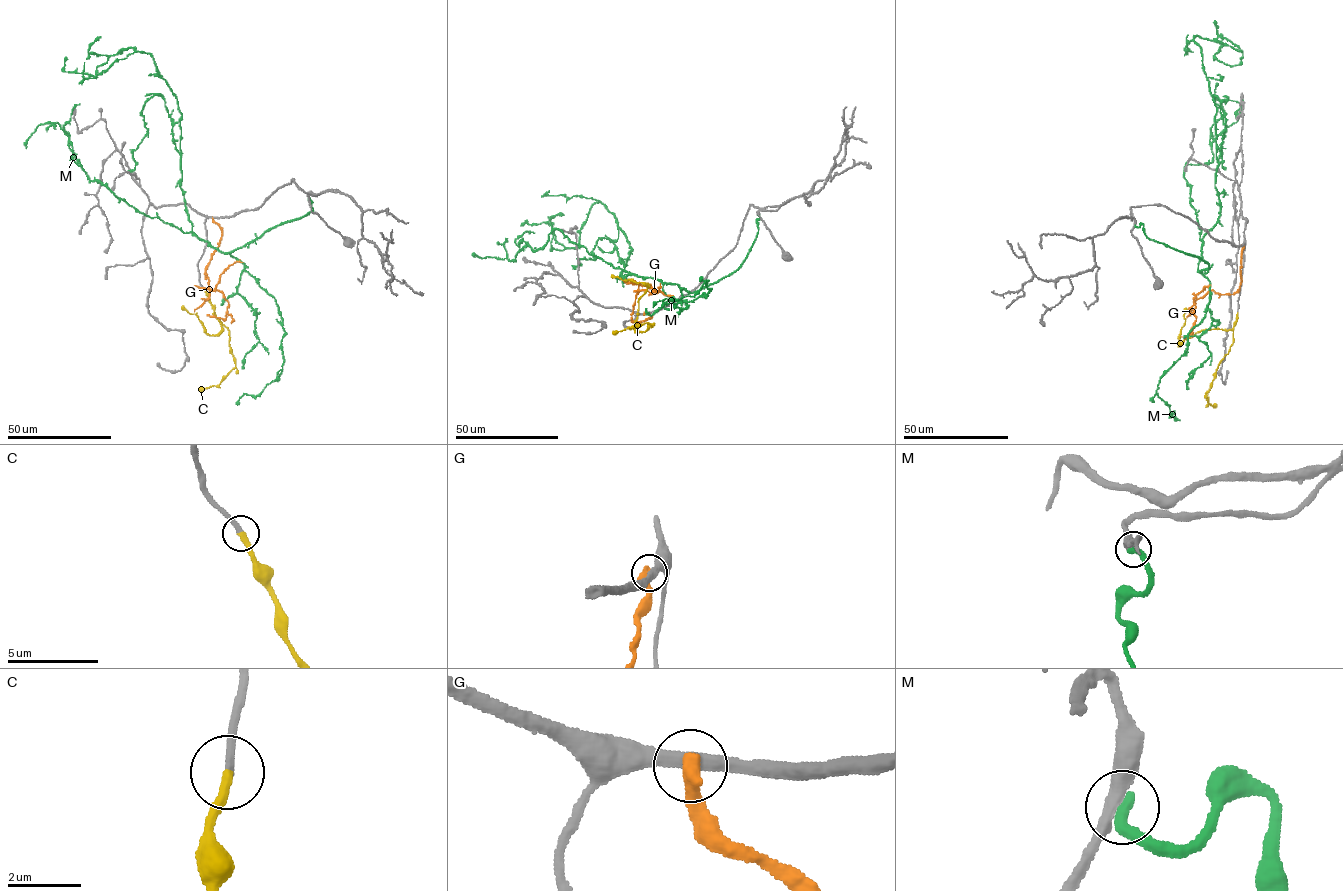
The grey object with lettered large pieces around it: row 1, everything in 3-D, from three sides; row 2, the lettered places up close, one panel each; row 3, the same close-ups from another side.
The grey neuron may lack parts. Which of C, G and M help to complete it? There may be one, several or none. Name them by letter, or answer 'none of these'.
C

